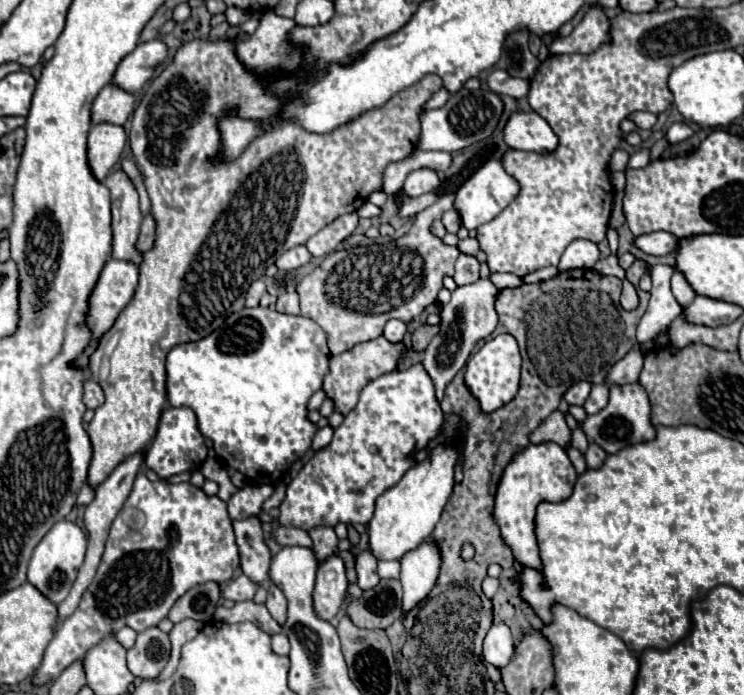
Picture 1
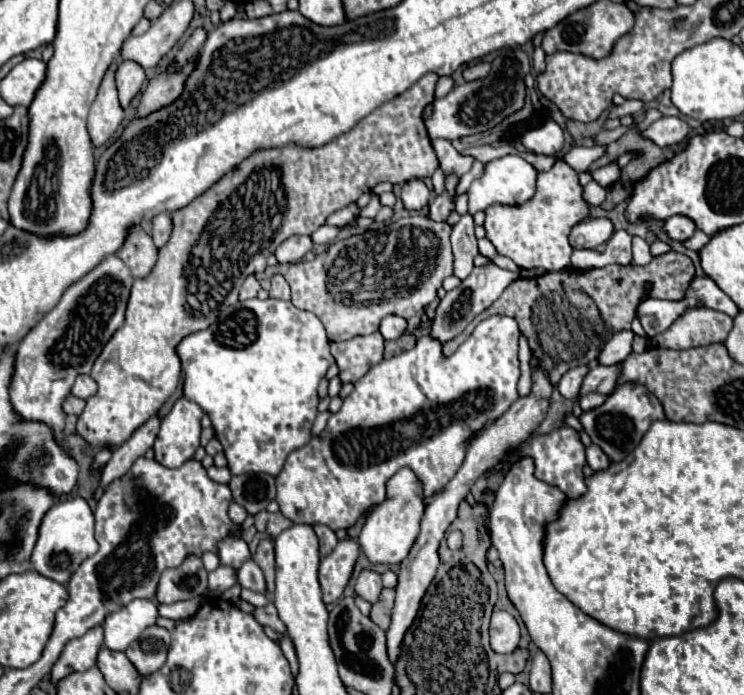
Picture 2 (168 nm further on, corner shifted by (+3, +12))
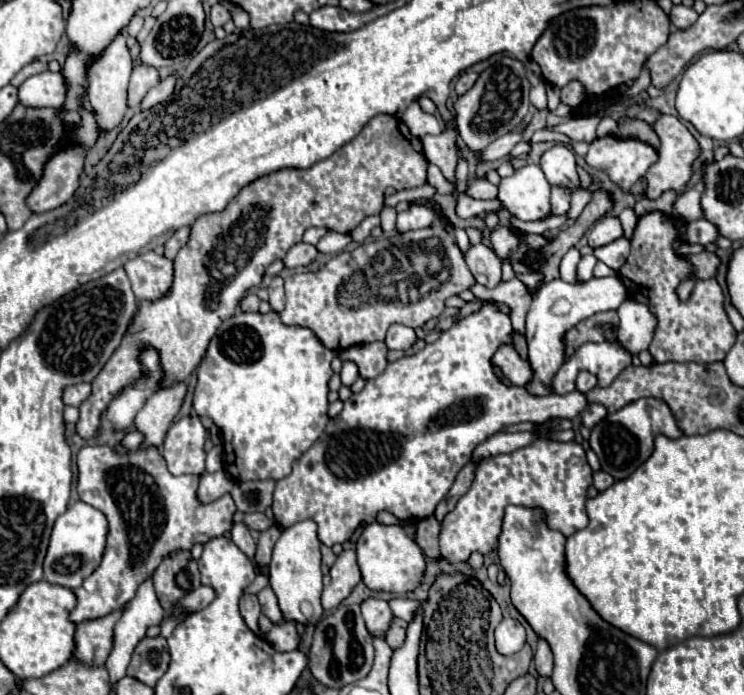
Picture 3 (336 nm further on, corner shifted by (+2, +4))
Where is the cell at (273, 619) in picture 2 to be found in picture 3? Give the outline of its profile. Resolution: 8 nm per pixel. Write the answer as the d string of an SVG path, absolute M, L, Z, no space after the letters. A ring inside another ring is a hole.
M283 622L283 624L273 624L273 628L267 632L267 642L279 650L279 652L289 652L299 646L297 630L293 622Z

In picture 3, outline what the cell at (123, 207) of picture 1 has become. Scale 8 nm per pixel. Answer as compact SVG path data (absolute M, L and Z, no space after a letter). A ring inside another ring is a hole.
M155 252L137 256L123 268L131 280L137 300L161 298L169 290L173 280L173 262Z

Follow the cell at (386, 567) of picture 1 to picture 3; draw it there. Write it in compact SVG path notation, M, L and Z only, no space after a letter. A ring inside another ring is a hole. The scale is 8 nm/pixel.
M391 598L389 600L389 608L395 616L403 618L403 620L411 620L413 618L413 610L417 608L417 600L409 600L409 598Z

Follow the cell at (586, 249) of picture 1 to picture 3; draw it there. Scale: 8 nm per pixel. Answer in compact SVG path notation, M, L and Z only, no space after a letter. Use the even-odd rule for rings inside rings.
M603 216L601 220L597 220L591 230L589 230L589 246L591 248L599 248L599 246L605 246L617 238L623 236L623 230L621 230L621 224L615 216Z

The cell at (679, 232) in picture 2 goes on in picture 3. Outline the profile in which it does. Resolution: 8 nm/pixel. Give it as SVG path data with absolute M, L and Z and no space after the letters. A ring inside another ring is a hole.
M703 218L695 220L695 222L687 222L685 224L685 232L681 234L681 238L687 244L701 244L701 246L713 242L717 236L719 234L717 234L715 226L711 222L707 222L707 220L703 220Z

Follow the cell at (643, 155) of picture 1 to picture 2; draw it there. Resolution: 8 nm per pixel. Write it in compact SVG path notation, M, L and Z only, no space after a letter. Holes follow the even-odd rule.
M608 164L608 166L602 166L598 170L592 172L592 180L598 182L600 186L610 186L612 182L618 180L618 174L620 174L620 168L616 164Z

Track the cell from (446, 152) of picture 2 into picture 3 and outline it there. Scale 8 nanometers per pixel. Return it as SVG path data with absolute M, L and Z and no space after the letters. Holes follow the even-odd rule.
M519 130L519 132L511 132L511 134L505 134L505 136L497 138L495 142L491 142L491 144L481 152L481 156L479 156L479 164L505 158L517 142L521 142L521 130Z

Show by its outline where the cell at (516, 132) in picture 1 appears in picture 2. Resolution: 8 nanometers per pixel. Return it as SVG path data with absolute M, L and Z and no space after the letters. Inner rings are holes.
M546 120L544 126L532 128L524 132L522 144L536 154L546 154L546 156L556 156L562 152L566 140L562 128L554 120Z

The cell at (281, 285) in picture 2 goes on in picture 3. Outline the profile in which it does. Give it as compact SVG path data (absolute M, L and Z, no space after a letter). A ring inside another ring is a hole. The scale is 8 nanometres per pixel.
M275 276L269 284L269 304L275 312L281 312L285 306L285 292L283 292L283 278Z

